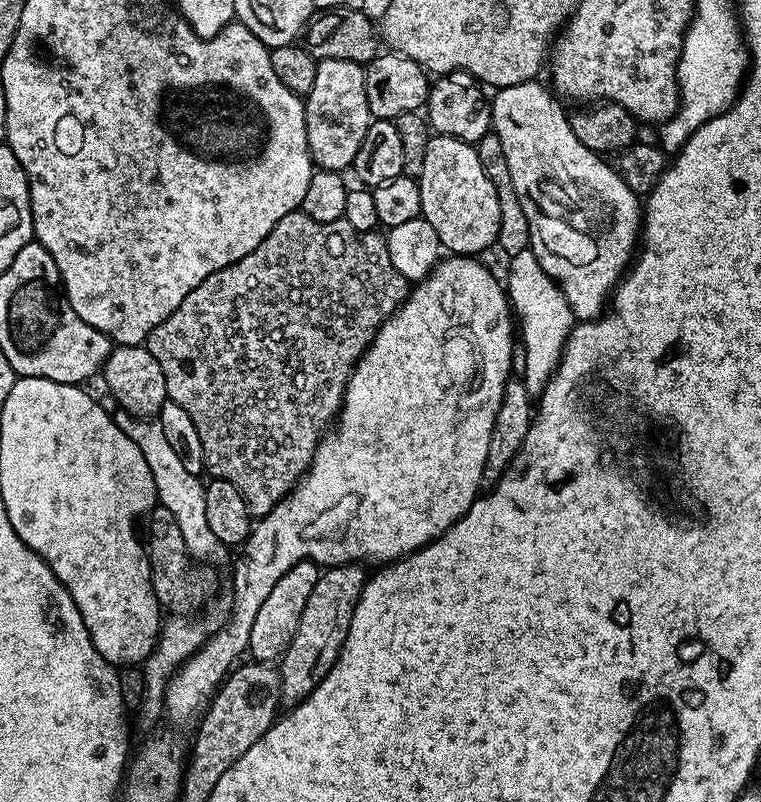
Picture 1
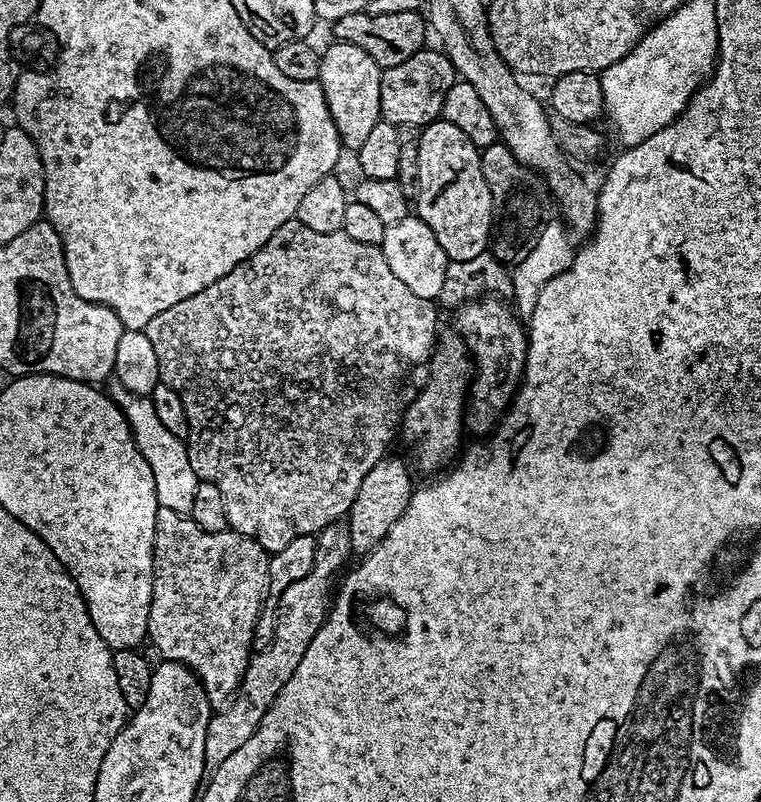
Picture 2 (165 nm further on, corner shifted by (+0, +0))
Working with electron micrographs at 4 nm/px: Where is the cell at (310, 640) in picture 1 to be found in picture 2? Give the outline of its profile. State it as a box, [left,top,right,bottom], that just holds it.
[346,455,414,558]

